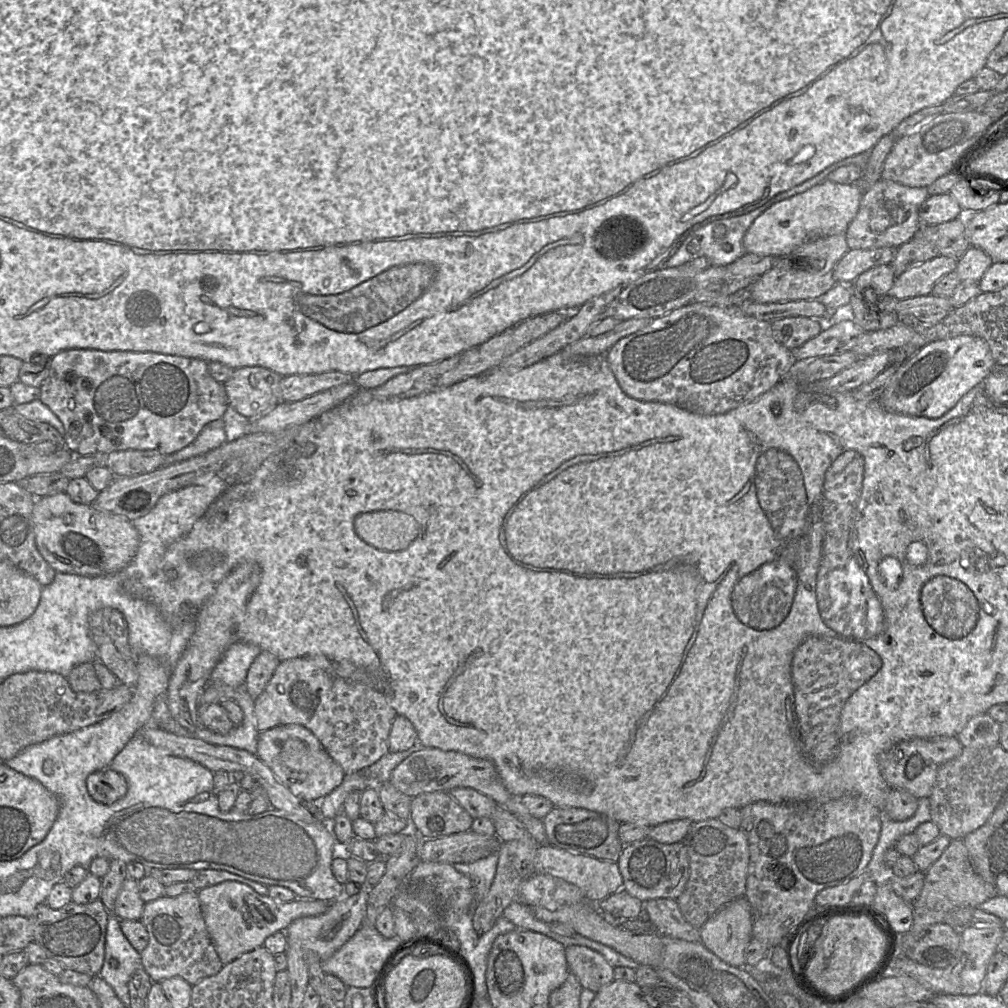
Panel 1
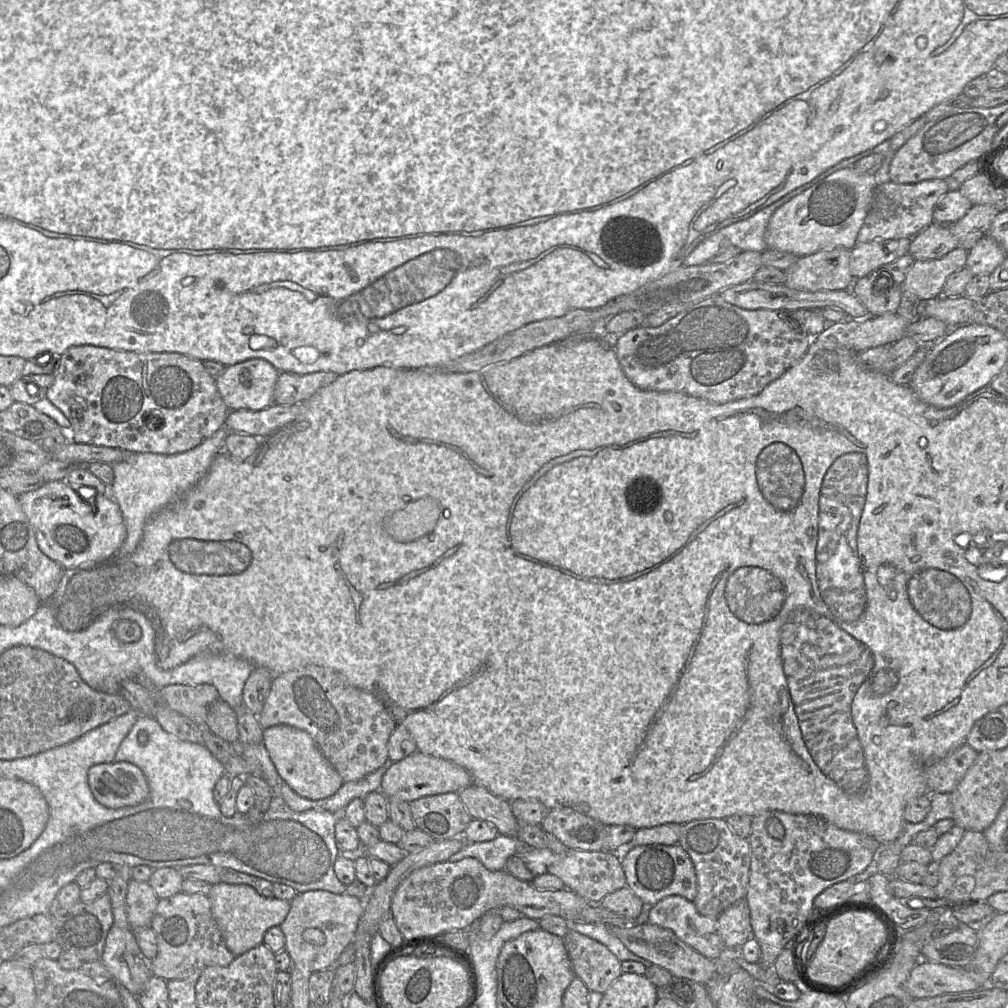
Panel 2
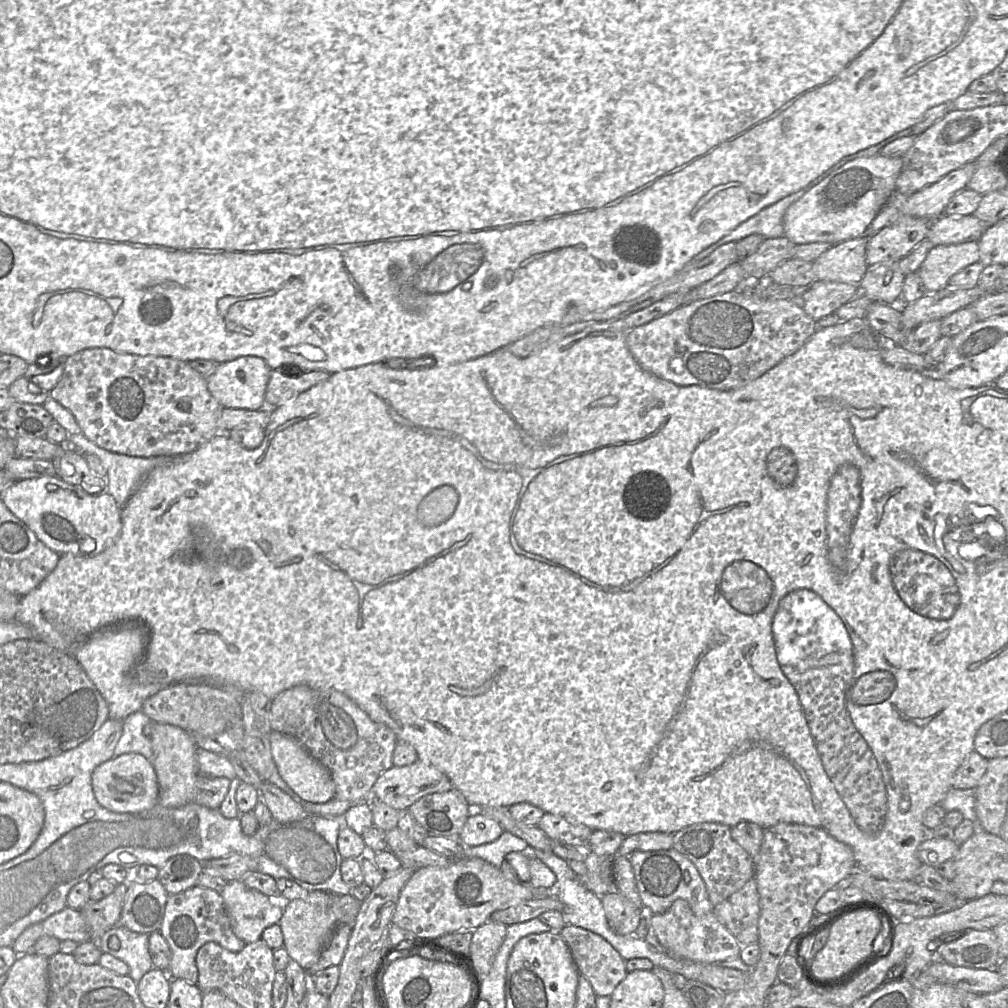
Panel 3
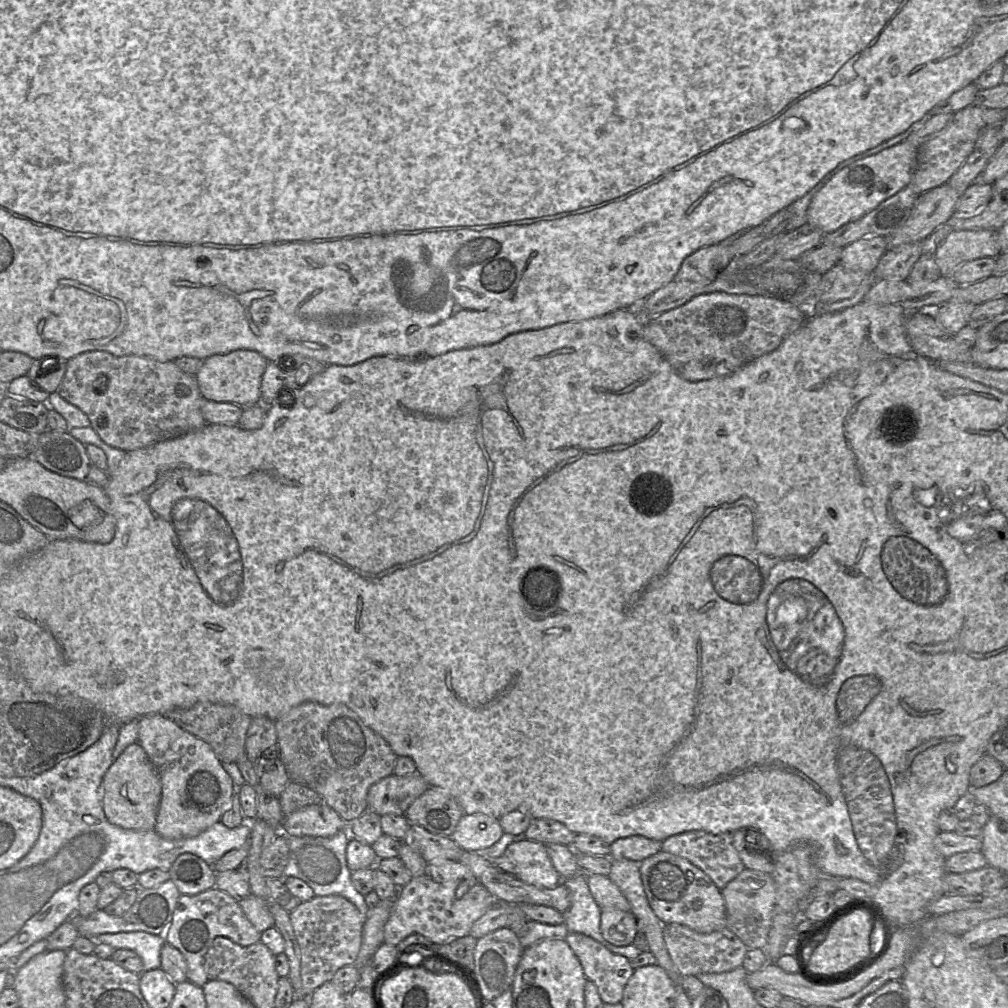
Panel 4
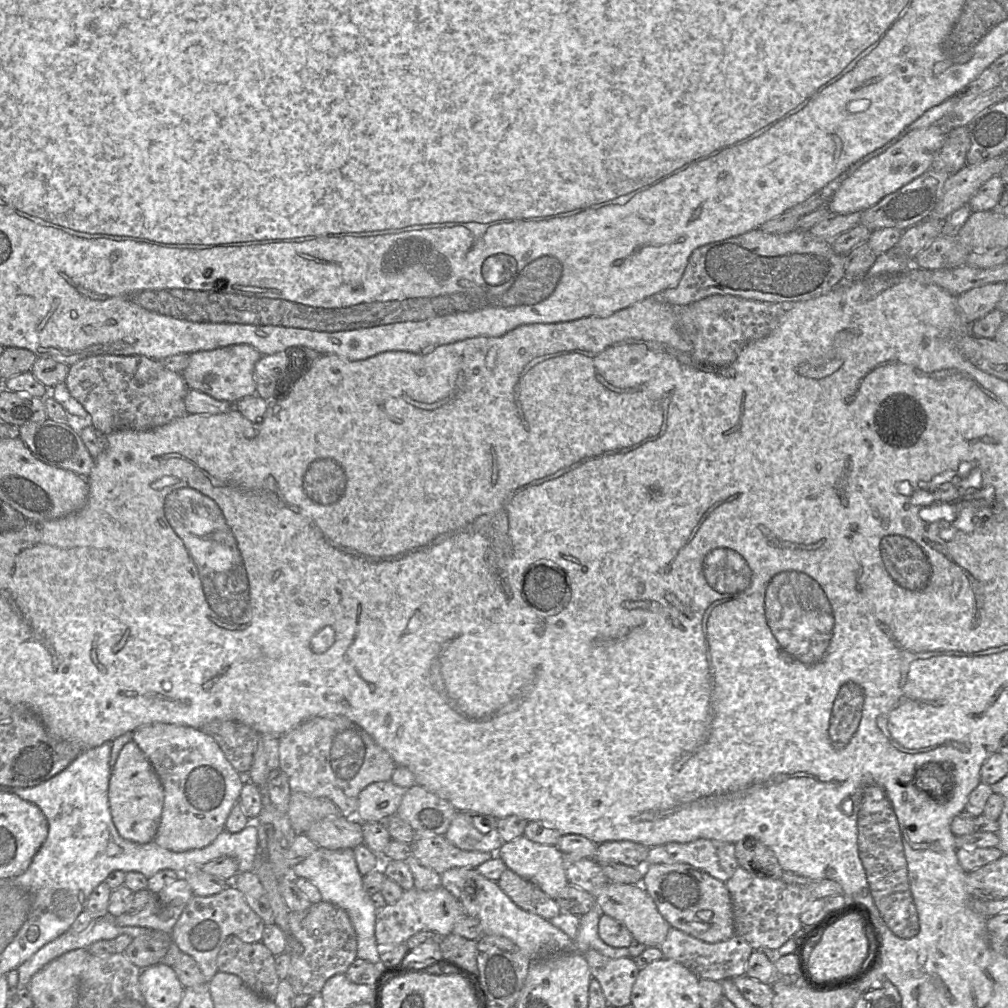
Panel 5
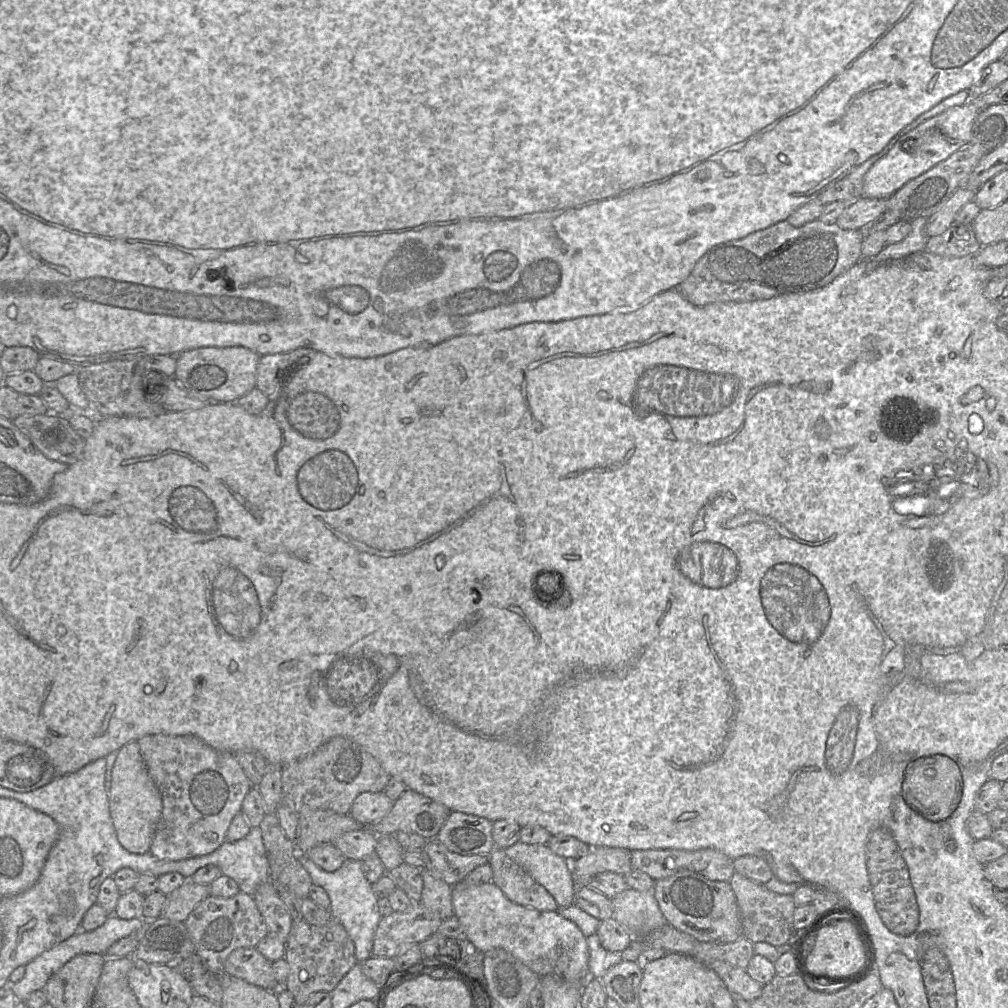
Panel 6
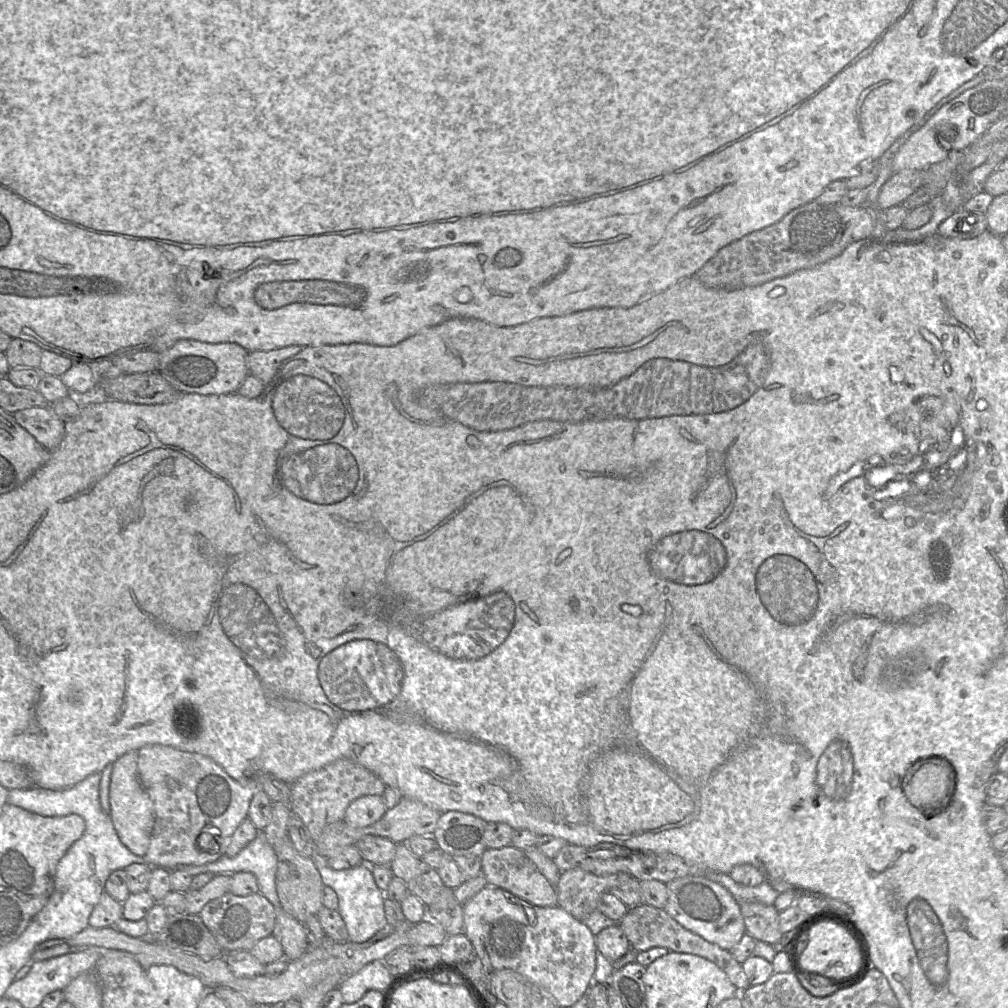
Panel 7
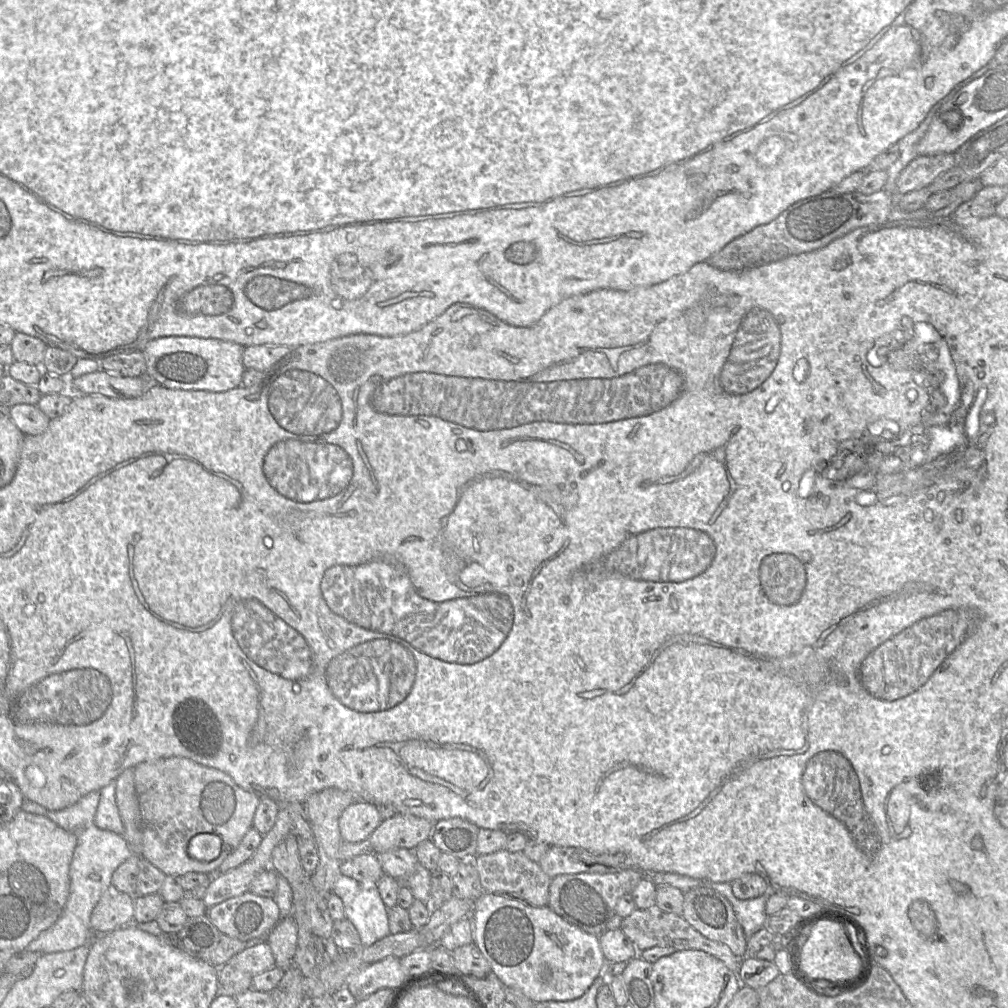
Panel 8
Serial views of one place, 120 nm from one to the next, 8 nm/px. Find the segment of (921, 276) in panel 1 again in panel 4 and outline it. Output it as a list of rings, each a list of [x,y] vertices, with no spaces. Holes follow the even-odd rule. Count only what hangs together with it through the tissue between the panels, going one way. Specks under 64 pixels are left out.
[[[952,230],[936,249],[940,274],[950,276],[965,262],[1000,254],[996,230]]]

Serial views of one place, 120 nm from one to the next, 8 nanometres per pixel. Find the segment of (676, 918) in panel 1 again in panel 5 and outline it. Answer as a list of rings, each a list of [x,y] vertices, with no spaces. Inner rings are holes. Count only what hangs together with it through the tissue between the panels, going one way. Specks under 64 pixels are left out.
[[[673,927],[659,947],[664,958],[681,963],[700,979],[715,981],[745,975],[748,958],[754,951],[750,944],[737,934],[725,941],[708,943]]]

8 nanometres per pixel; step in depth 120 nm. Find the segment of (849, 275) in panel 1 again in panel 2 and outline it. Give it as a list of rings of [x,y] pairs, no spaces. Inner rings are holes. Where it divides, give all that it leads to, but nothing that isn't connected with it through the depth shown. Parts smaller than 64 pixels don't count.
[[[911,238],[876,239],[856,244],[850,250],[850,270],[854,279],[890,264],[909,252]]]

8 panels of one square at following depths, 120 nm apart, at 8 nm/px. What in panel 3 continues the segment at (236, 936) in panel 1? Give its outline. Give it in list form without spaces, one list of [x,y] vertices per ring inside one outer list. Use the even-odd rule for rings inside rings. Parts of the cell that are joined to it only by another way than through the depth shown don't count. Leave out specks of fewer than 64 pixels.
[[[229,881],[219,894],[223,898],[234,934],[246,944],[260,940],[263,931],[279,924],[284,913],[283,900],[269,898],[260,891],[247,887],[242,881]]]

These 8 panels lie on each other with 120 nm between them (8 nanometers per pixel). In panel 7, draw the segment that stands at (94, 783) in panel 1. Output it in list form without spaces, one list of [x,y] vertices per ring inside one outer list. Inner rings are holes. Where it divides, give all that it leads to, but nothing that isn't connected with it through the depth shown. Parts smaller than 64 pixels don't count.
[[[132,750],[113,763],[109,801],[110,817],[120,841],[133,854],[143,857],[148,850],[154,825],[154,805],[139,780],[137,761],[138,751]]]

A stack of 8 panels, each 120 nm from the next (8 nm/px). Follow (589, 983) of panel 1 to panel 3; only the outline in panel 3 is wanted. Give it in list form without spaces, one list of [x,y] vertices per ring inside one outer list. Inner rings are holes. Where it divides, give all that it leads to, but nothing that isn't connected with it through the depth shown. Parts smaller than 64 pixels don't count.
[[[567,924],[561,931],[560,936],[566,942],[575,965],[592,986],[597,996],[610,996],[616,986],[626,977],[626,961],[600,935],[581,927]]]

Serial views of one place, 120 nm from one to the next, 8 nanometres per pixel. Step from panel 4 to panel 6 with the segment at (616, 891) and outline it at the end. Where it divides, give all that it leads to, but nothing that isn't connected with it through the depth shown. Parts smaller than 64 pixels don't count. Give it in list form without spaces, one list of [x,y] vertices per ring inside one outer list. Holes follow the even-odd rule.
[[[626,889],[611,902],[612,918],[633,936],[644,936],[668,923],[651,891]]]

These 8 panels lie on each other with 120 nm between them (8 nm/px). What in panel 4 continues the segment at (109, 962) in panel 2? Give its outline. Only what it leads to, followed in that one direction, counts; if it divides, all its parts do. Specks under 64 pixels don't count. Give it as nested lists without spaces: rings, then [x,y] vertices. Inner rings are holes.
[[[144,931],[118,932],[87,937],[95,945],[104,943],[117,949],[134,951],[142,960],[143,971],[161,968],[160,951],[166,943],[164,935],[155,935]]]

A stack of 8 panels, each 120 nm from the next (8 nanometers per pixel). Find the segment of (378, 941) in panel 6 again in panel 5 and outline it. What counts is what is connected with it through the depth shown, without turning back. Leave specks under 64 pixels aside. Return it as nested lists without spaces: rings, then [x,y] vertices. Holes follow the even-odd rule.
[[[443,886],[427,891],[415,887],[406,890],[394,904],[377,909],[375,938],[379,953],[382,948],[405,943],[410,937],[422,931],[435,932],[445,937],[452,933],[456,921],[464,916],[466,914],[461,902]]]

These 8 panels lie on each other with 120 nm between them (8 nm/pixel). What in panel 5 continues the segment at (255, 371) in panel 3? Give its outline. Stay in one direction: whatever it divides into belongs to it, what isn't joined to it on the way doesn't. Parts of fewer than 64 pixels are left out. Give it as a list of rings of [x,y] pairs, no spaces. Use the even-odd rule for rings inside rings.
[[[236,344],[189,354],[189,364],[181,373],[190,389],[235,404],[256,394],[255,365],[262,354],[248,344]]]

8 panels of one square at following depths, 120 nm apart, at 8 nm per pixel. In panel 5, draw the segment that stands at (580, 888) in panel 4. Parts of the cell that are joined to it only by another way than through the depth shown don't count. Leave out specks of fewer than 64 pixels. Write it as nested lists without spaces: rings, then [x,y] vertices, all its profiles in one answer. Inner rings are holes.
[[[594,906],[588,913],[580,916],[580,923],[575,938],[575,951],[583,953],[593,949],[609,958],[618,959],[629,957],[628,948],[611,947],[604,943],[598,934],[598,924],[602,912]]]

